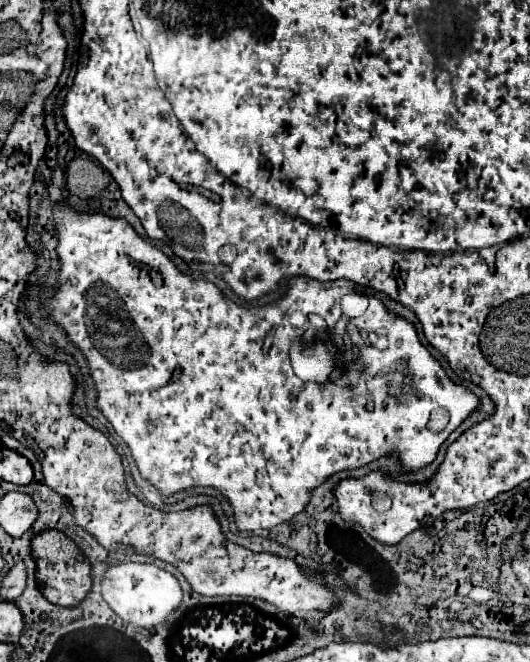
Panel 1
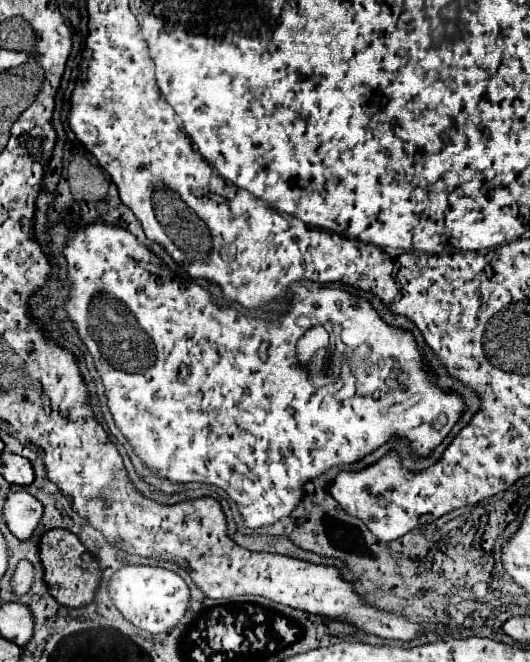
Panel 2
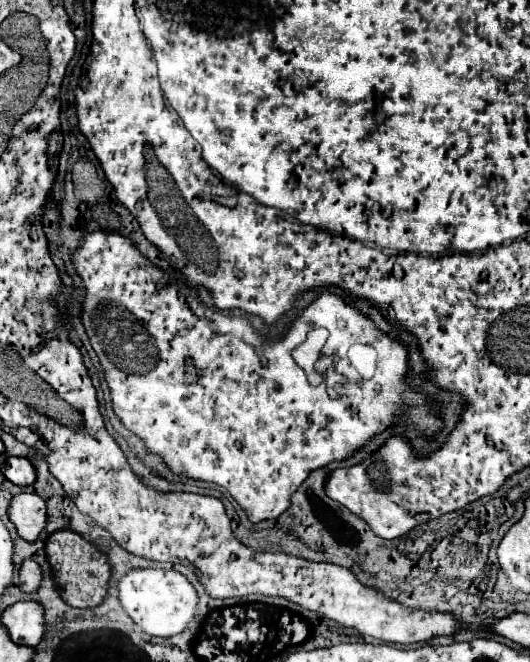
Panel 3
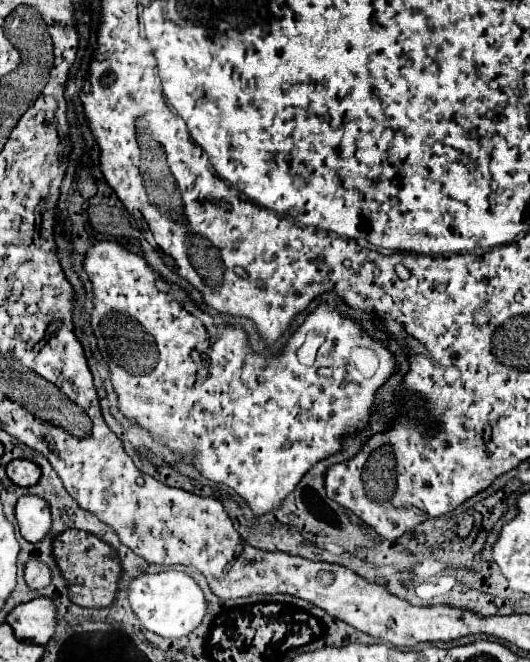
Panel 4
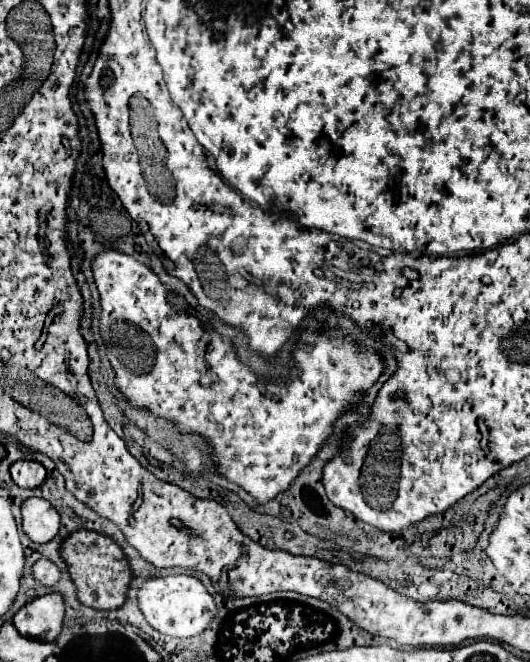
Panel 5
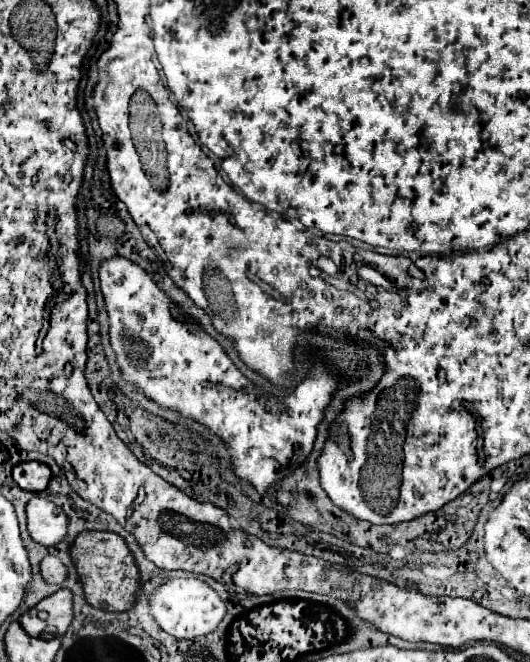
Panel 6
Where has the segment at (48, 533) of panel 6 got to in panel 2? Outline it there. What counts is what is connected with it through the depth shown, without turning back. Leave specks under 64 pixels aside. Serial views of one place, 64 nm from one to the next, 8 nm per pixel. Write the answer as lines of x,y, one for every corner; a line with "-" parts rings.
12,492
4,504
4,520
20,540
28,540
34,534
42,522
42,512
42,502
28,492

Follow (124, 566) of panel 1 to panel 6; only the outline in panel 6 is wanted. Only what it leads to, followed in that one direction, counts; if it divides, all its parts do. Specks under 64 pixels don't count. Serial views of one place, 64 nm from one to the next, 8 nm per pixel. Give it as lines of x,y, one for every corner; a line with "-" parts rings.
178,578
168,580
156,592
150,594
150,612
158,626
176,638
196,638
210,634
224,620
228,608
220,594
198,578

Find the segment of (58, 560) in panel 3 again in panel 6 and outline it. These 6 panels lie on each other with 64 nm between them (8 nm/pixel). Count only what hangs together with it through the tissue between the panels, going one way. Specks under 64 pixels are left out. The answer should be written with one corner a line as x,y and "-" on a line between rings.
82,532
72,546
72,558
78,566
86,598
92,606
108,612
126,612
134,606
140,590
140,570
126,544
116,532

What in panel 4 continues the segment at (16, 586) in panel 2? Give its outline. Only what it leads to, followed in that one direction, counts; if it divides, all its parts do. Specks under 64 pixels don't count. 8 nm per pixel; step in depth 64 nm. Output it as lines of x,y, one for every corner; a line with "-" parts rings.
30,560
24,570
24,578
30,588
46,588
52,584
52,570
42,560

